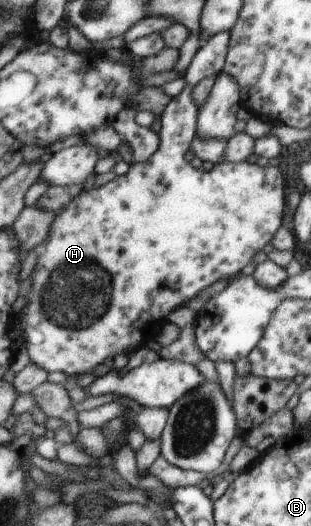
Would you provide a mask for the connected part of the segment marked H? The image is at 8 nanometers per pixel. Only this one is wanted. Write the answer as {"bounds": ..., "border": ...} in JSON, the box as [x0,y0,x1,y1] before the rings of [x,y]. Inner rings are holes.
{"bounds":[20,30,285,375],"border":[[[223,30],[215,36],[211,36],[207,42],[204,42],[188,66],[186,76],[187,86],[176,97],[172,97],[162,112],[161,130],[159,132],[160,144],[157,151],[144,162],[135,163],[126,175],[121,175],[117,180],[112,180],[102,186],[97,186],[91,190],[85,190],[79,198],[75,198],[65,210],[57,215],[57,220],[51,226],[51,234],[44,241],[45,250],[40,252],[38,258],[37,271],[33,273],[33,291],[28,295],[29,303],[23,308],[20,315],[20,326],[24,333],[24,340],[28,345],[30,358],[35,364],[41,365],[41,368],[49,370],[50,373],[65,372],[69,375],[83,374],[99,364],[105,363],[109,359],[114,359],[120,354],[130,354],[147,343],[154,343],[155,335],[164,325],[164,321],[176,312],[175,308],[193,298],[199,290],[205,286],[213,284],[221,279],[235,276],[241,268],[245,268],[251,258],[263,250],[267,242],[275,236],[281,220],[283,220],[283,208],[285,208],[285,198],[283,198],[283,176],[279,168],[275,165],[260,166],[257,163],[243,162],[225,162],[214,164],[213,168],[205,171],[203,168],[193,168],[191,163],[185,160],[185,154],[192,146],[192,140],[196,137],[196,124],[199,118],[199,108],[192,102],[192,90],[199,84],[200,80],[209,75],[218,76],[225,66],[225,59],[229,52],[229,34],[231,30]]]}

